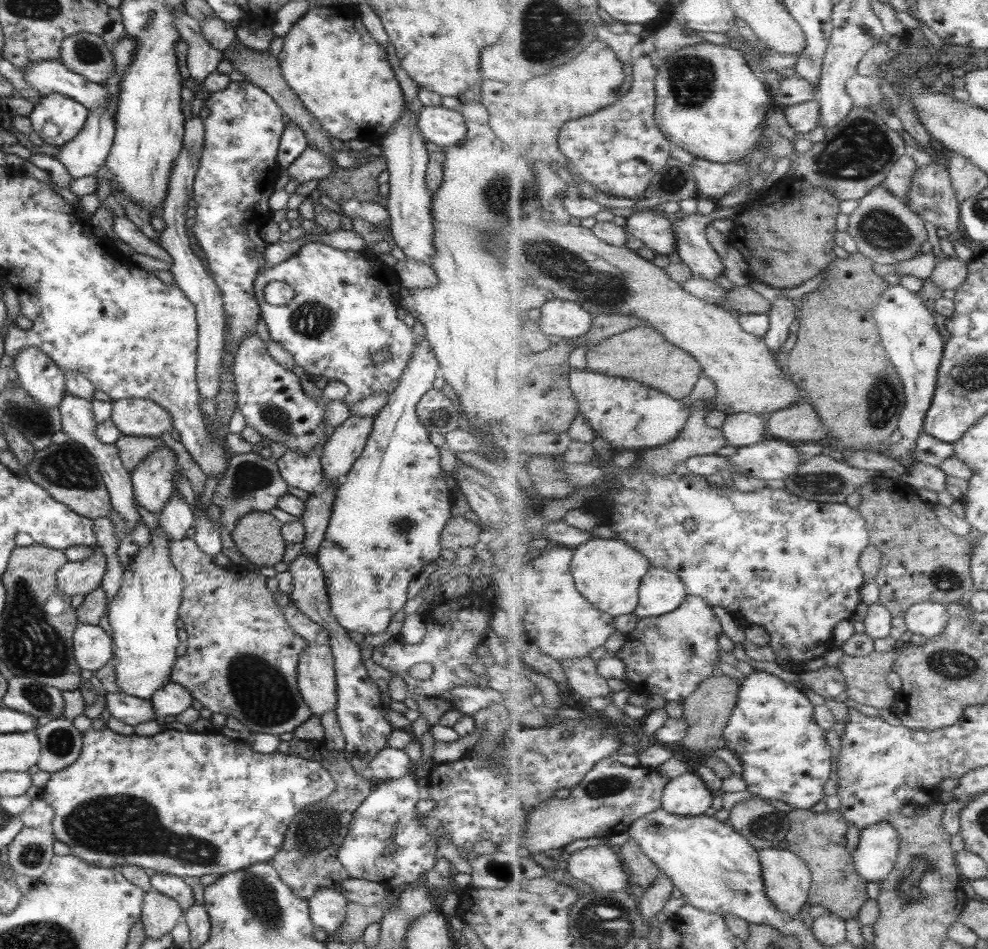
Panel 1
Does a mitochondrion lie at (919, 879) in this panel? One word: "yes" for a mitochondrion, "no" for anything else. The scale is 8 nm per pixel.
yes

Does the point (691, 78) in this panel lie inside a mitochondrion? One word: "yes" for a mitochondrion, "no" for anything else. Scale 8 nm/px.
yes

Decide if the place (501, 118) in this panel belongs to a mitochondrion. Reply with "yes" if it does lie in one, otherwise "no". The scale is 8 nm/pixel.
no

